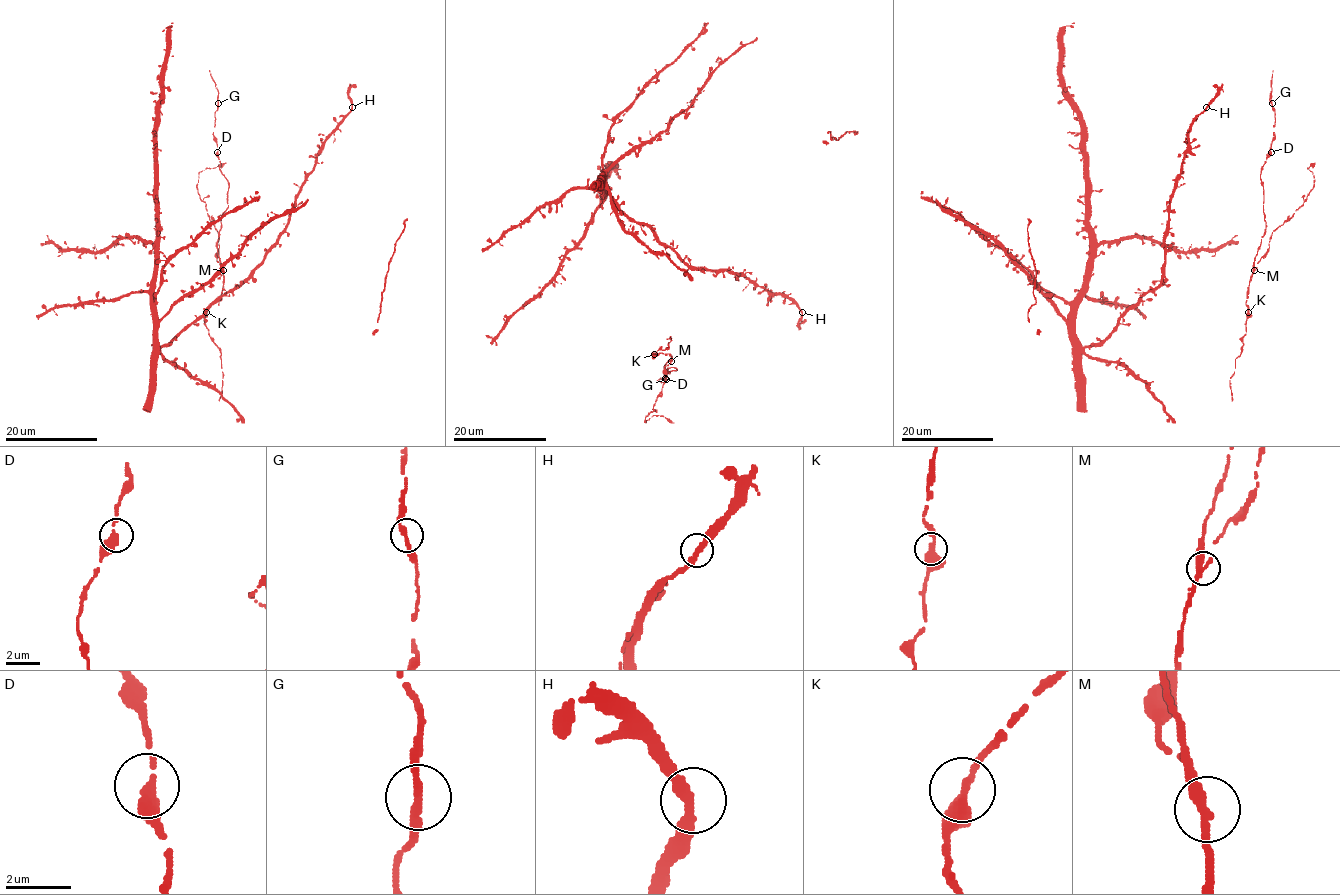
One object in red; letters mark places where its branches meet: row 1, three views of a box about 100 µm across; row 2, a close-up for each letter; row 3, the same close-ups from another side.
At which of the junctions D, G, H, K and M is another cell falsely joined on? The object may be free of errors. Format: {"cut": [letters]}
{"cut": ["M"]}

